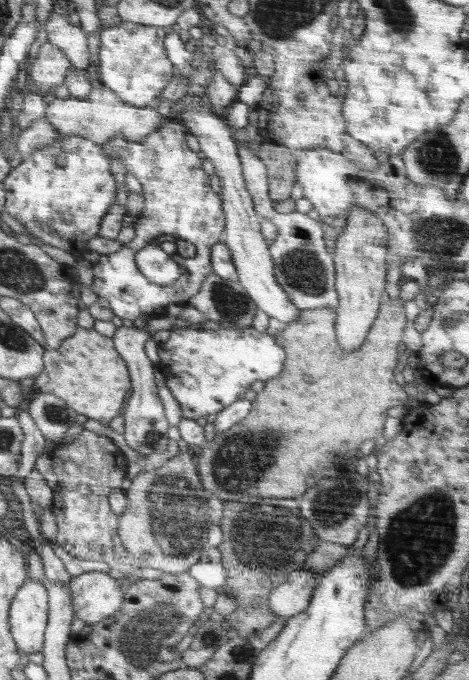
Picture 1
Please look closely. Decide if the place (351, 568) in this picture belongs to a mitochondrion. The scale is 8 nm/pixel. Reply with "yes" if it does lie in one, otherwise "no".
no

